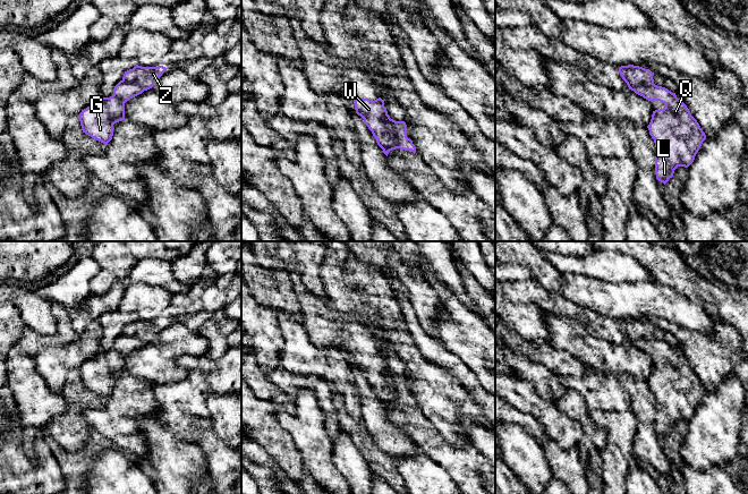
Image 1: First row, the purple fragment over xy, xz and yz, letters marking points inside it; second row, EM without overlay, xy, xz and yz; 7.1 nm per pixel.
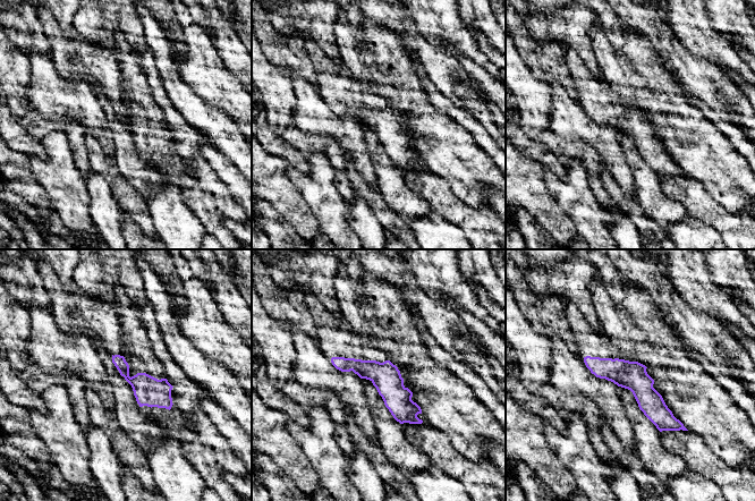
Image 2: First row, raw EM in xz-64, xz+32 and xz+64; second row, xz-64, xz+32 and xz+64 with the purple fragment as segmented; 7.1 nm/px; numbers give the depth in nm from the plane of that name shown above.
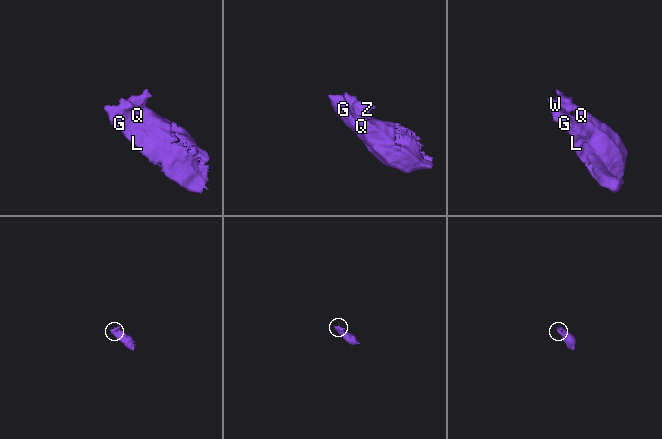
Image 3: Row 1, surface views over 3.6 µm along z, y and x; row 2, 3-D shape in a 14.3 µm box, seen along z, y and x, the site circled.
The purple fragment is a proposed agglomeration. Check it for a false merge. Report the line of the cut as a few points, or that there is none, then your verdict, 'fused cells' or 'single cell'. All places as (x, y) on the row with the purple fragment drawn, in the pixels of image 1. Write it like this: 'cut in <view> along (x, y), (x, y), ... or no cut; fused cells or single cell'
cut in xz along (390, 118), (388, 124), (392, 128), (393, 143), (398, 147); fused cells

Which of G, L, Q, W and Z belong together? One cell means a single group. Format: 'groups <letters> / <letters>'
groups G L Q W / Z

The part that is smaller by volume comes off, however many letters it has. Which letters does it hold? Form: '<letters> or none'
Z

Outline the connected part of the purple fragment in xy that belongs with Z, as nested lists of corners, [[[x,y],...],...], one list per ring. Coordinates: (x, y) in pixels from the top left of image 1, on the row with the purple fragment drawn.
[[[136,65],[133,69],[125,71],[122,79],[128,83],[138,84],[144,91],[153,87],[160,79],[162,74],[169,68],[159,67],[142,67]]]

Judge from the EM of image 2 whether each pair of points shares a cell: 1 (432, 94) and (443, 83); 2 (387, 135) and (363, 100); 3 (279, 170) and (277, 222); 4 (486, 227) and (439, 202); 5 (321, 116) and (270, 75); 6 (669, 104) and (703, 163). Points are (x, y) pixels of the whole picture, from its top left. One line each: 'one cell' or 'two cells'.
1: two cells
2: one cell
3: two cells
4: one cell
5: two cells
6: one cell

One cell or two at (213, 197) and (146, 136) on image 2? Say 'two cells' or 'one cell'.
one cell

